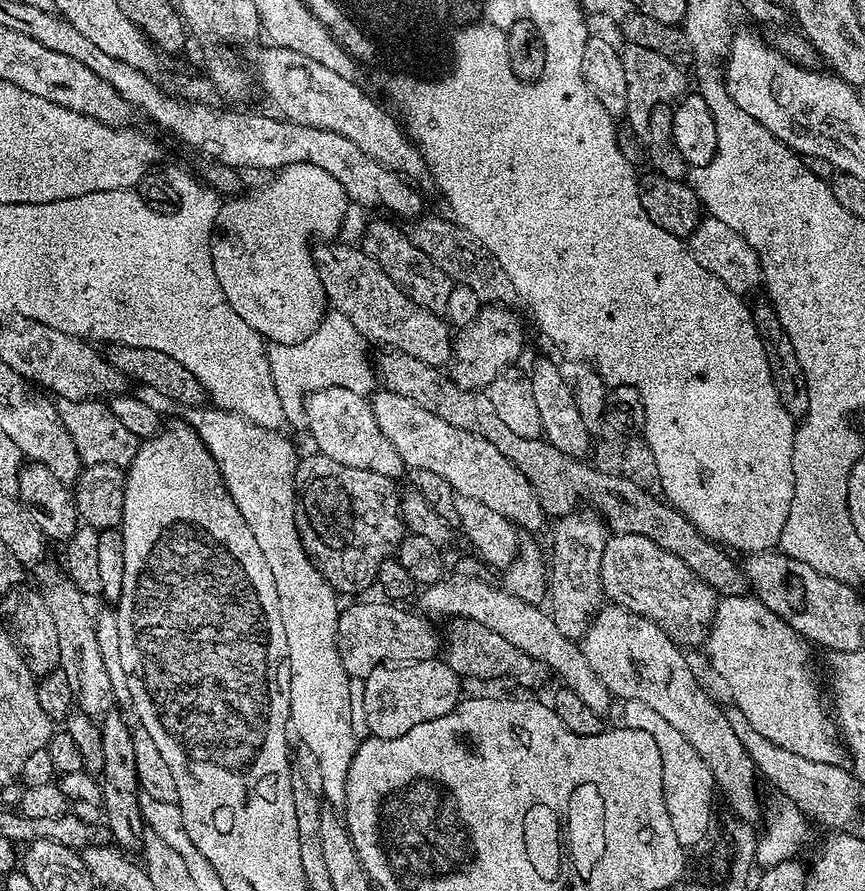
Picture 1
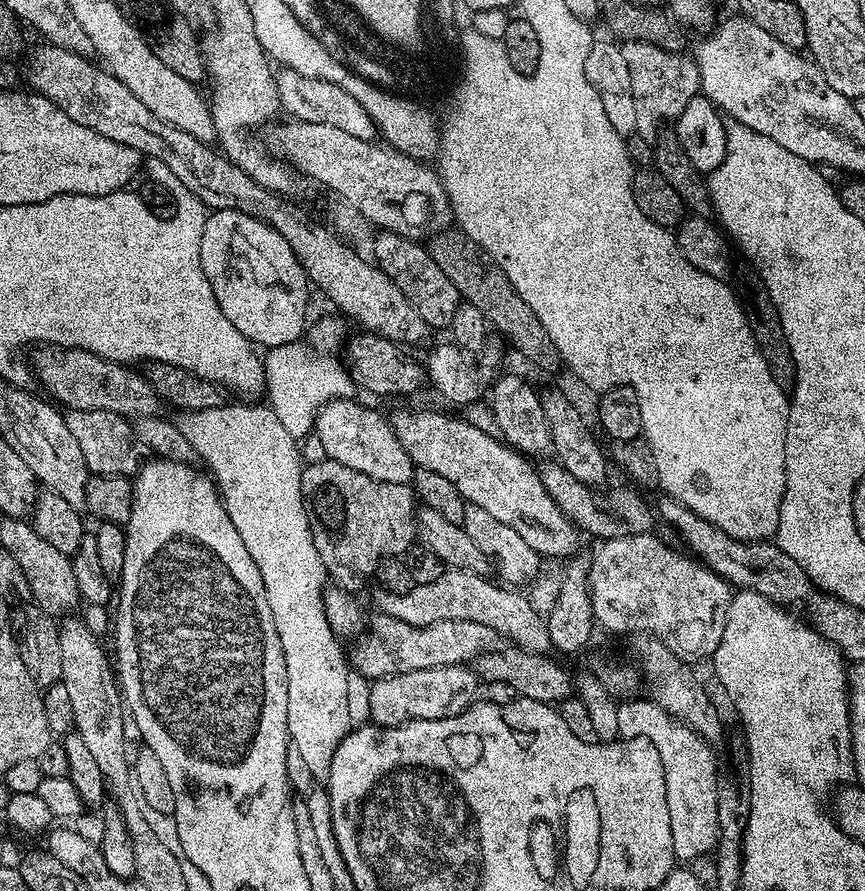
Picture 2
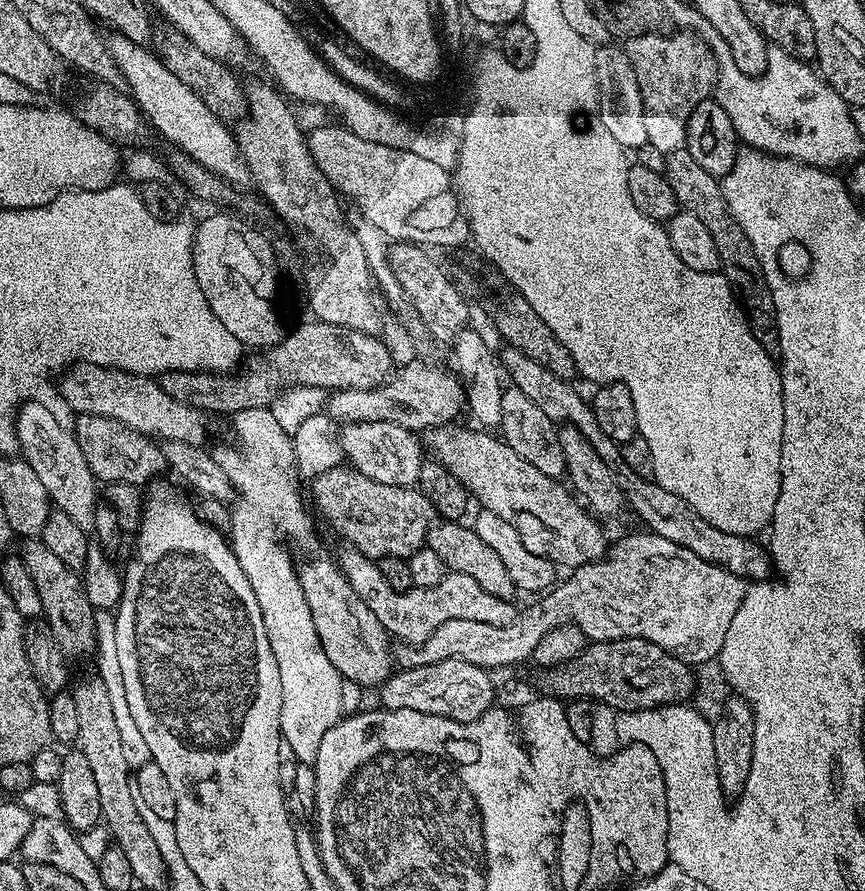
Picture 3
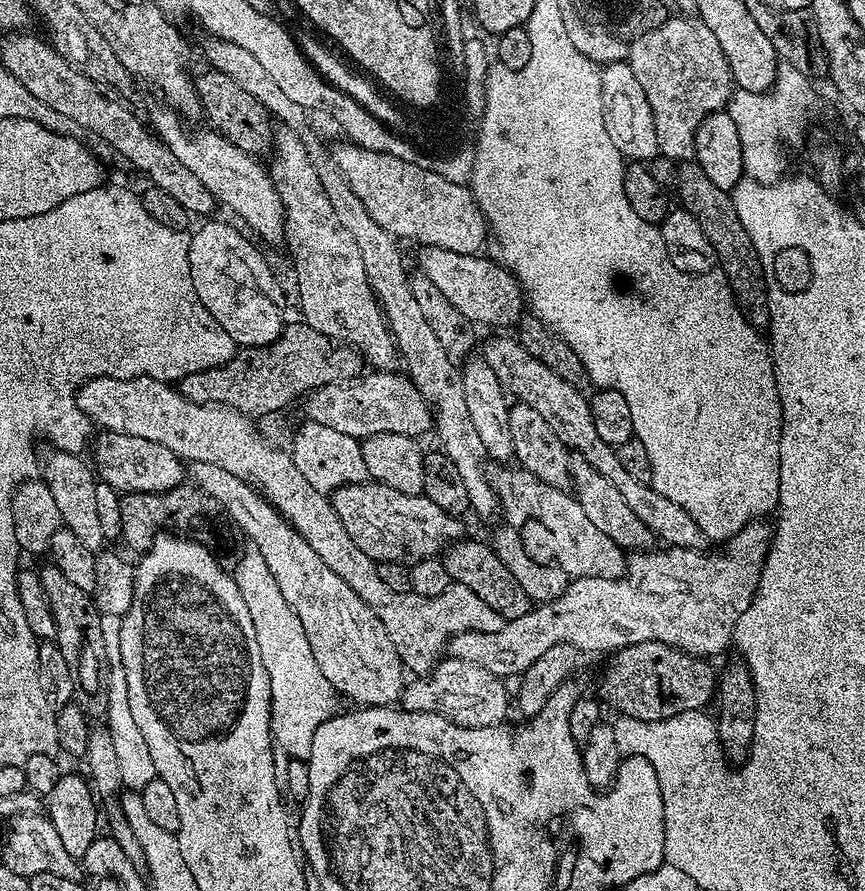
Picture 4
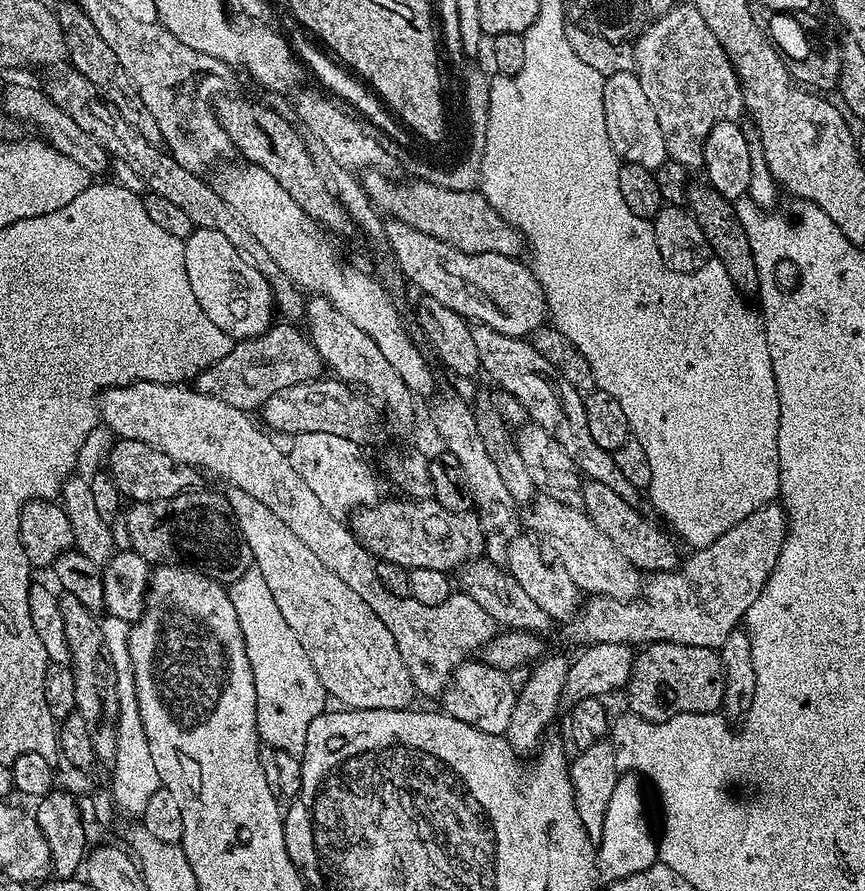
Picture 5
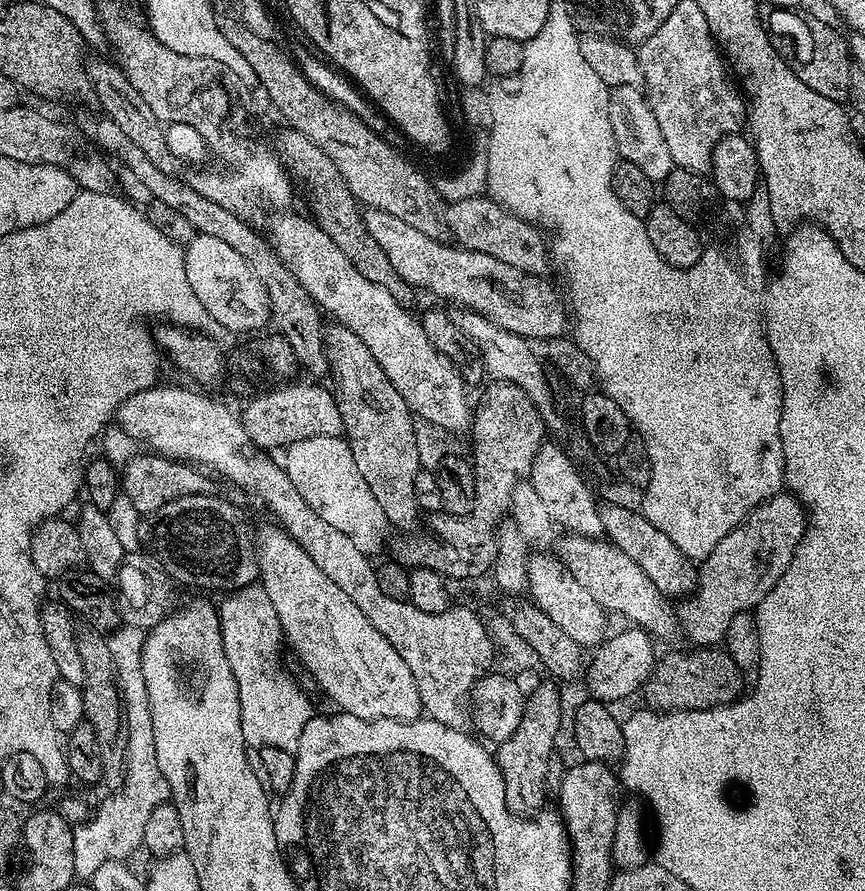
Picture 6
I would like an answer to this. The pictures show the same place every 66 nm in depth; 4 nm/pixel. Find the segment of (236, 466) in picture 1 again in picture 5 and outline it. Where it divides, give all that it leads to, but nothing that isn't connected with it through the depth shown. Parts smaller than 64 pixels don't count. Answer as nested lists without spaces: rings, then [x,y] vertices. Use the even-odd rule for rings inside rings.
[[[253,567],[238,582],[230,585],[235,593],[236,613],[244,631],[244,645],[249,652],[256,683],[256,729],[261,741],[272,750],[300,756],[306,746],[306,730],[310,722],[326,711],[326,693],[310,658],[304,653],[298,634],[290,630],[286,618],[274,602],[266,578]]]

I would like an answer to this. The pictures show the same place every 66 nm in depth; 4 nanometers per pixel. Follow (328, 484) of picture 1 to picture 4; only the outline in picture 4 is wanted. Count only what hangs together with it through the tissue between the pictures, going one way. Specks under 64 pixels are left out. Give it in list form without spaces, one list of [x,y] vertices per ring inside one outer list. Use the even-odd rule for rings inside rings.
[[[365,482],[362,484],[347,484],[331,493],[330,499],[342,526],[346,526],[346,534],[358,546],[358,550],[366,553],[371,560],[398,562],[409,566],[418,563],[420,560],[431,560],[445,546],[454,540],[461,539],[465,535],[461,521],[450,513],[444,512],[442,506],[434,506],[430,498],[422,494],[402,494],[402,490],[394,490],[385,484]]]

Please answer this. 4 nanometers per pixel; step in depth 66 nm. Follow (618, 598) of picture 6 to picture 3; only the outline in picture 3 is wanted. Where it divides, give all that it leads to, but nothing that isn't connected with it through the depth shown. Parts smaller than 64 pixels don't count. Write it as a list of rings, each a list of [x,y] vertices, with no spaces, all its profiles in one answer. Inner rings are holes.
[[[437,426],[431,429],[432,452],[431,455],[439,460],[458,482],[468,487],[469,493],[480,503],[479,507],[486,512],[498,514],[498,518],[510,522],[514,530],[522,538],[522,546],[530,550],[530,554],[538,554],[542,558],[551,560],[553,564],[564,570],[580,568],[584,564],[593,564],[596,560],[603,560],[606,556],[606,543],[604,544],[604,532],[601,521],[588,511],[587,507],[557,477],[542,474],[510,450],[503,439],[486,430],[471,432],[468,428],[452,428],[456,426]]]

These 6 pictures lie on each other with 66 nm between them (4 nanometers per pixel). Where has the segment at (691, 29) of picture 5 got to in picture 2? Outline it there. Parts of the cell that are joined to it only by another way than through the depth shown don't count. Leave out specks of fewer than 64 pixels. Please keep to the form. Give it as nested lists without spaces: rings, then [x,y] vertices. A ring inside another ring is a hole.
[[[630,41],[623,45],[627,69],[630,70],[631,89],[636,113],[635,135],[648,144],[659,135],[662,118],[675,121],[686,110],[686,102],[701,91],[699,67],[691,55],[671,52],[646,42]]]

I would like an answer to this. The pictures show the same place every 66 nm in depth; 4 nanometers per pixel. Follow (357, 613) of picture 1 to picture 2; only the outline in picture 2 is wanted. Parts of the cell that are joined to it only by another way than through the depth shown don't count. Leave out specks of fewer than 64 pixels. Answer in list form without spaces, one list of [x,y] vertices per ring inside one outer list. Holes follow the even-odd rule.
[[[376,614],[373,620],[371,617],[367,621],[356,642],[352,652],[350,648],[351,667],[373,681],[410,670],[430,670],[434,666],[451,664],[467,665],[482,654],[496,652],[502,646],[502,637],[490,626],[482,626],[482,622],[443,620],[423,628],[410,626],[393,616]]]

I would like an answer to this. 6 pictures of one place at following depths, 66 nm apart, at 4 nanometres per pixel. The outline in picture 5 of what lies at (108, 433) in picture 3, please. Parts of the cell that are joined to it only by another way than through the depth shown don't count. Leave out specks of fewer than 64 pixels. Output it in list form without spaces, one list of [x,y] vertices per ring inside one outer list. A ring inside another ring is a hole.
[[[141,440],[115,441],[116,445],[108,452],[106,471],[114,478],[114,486],[118,486],[121,497],[138,504],[153,504],[155,500],[174,498],[180,492],[197,487],[197,469],[191,464],[180,464],[170,454],[158,450]]]

